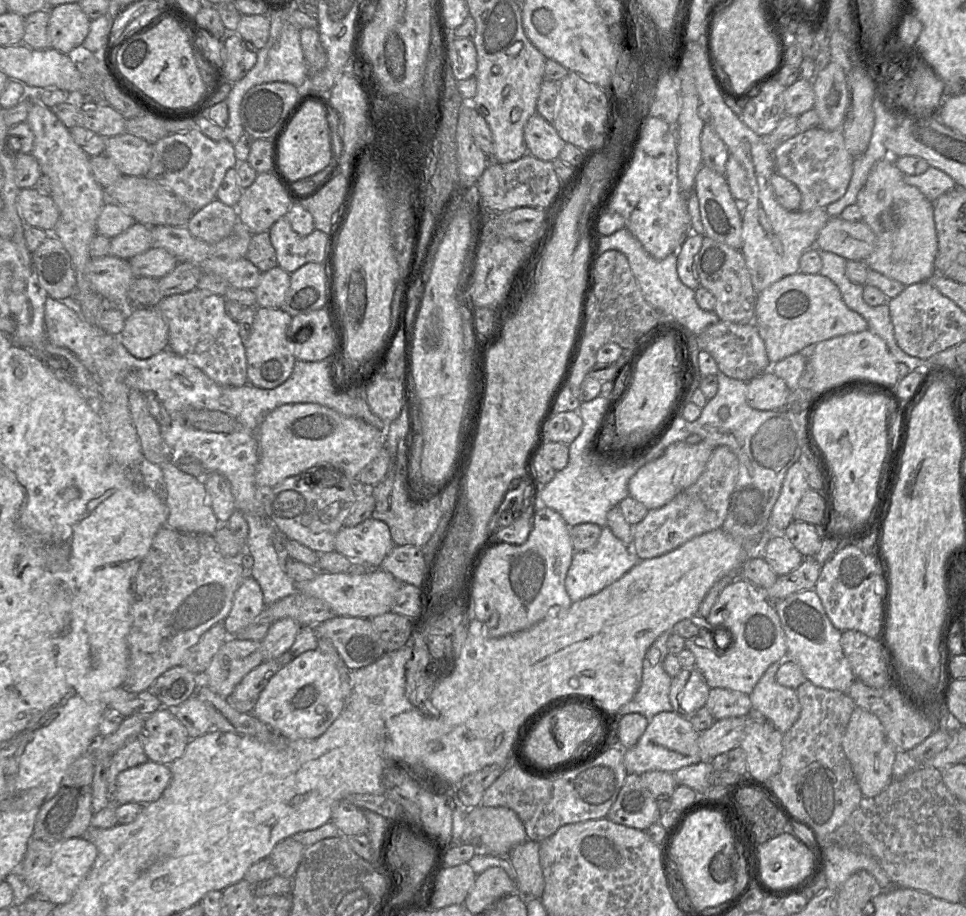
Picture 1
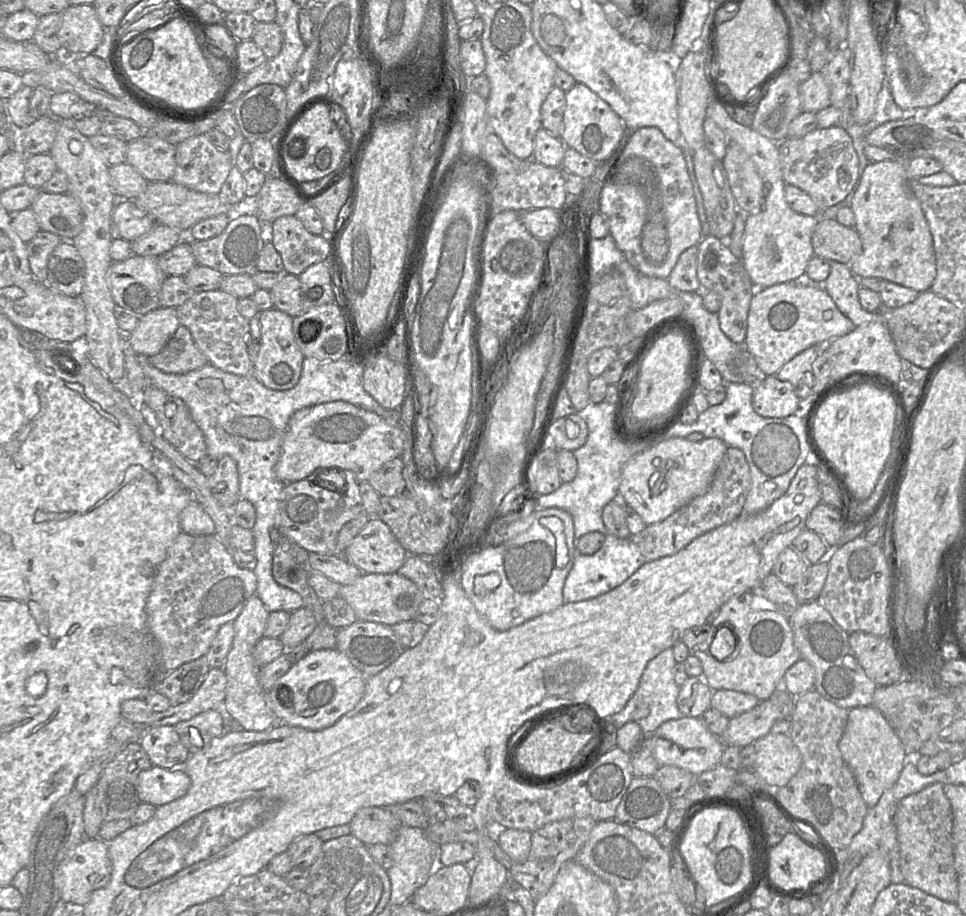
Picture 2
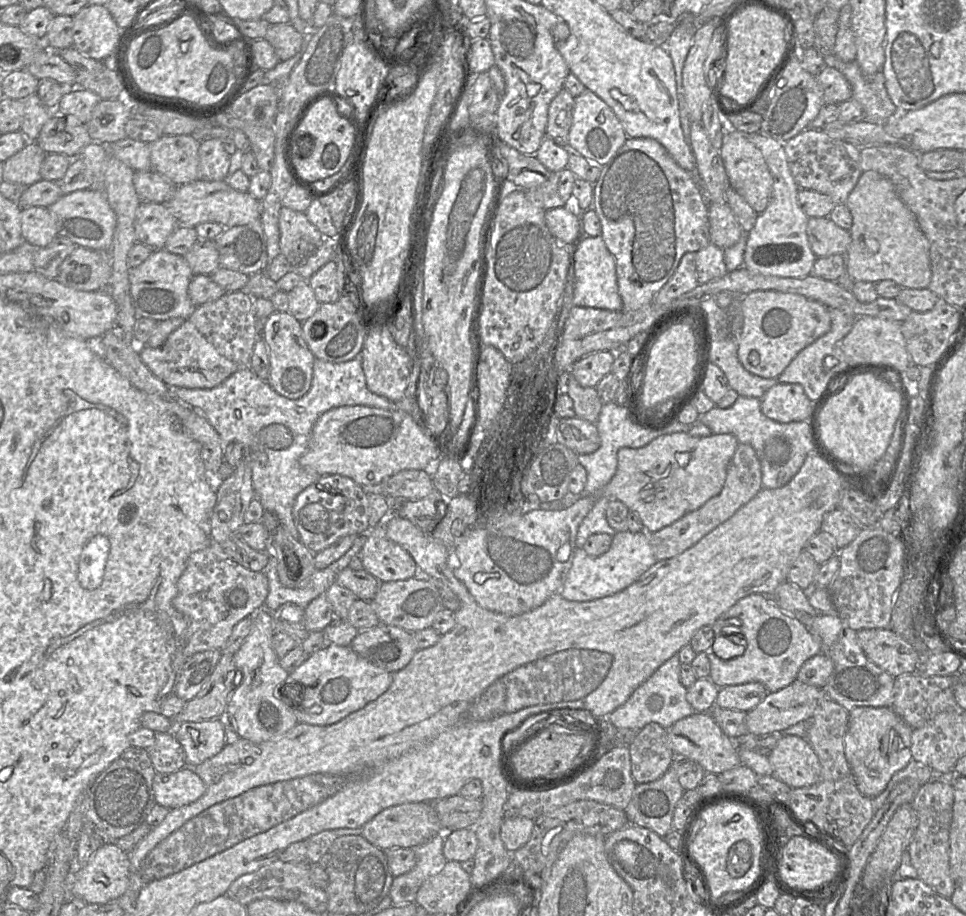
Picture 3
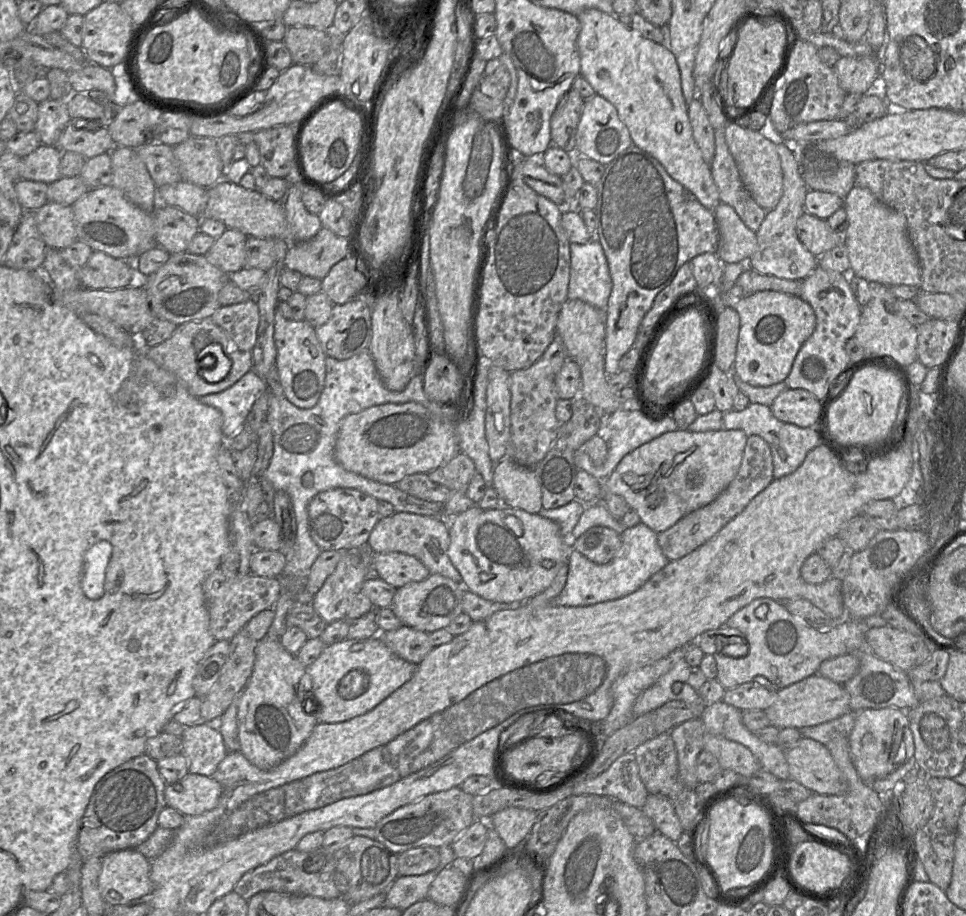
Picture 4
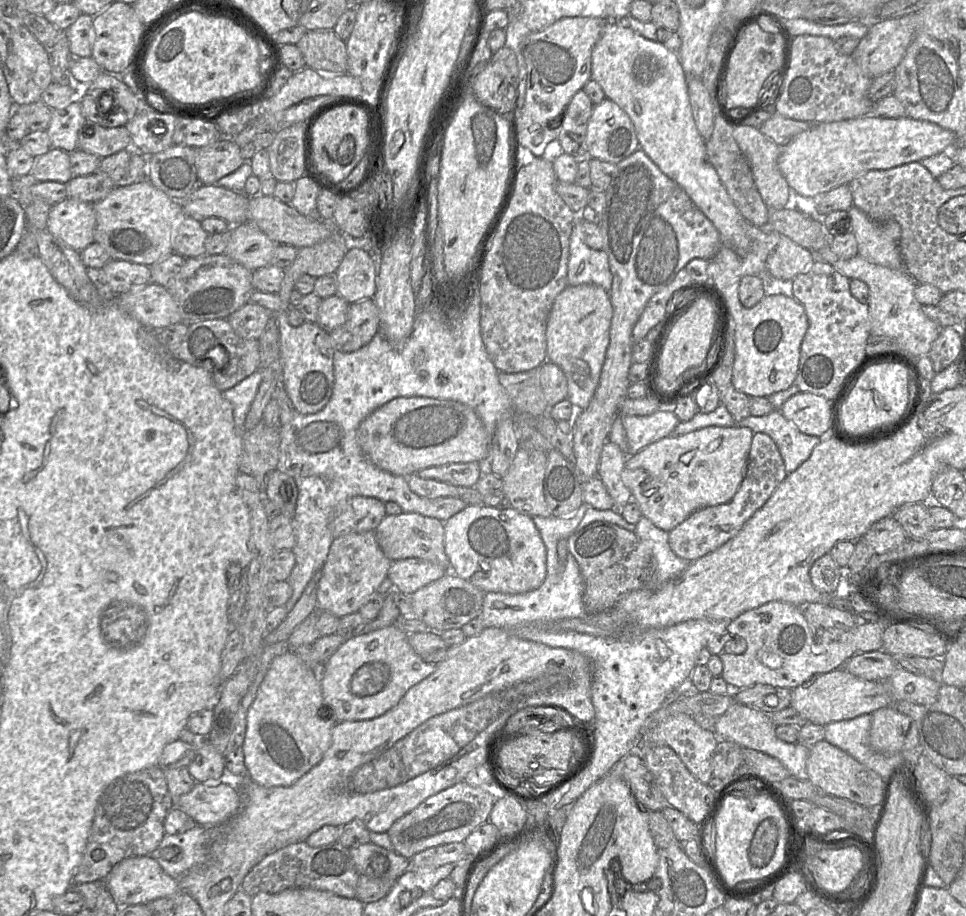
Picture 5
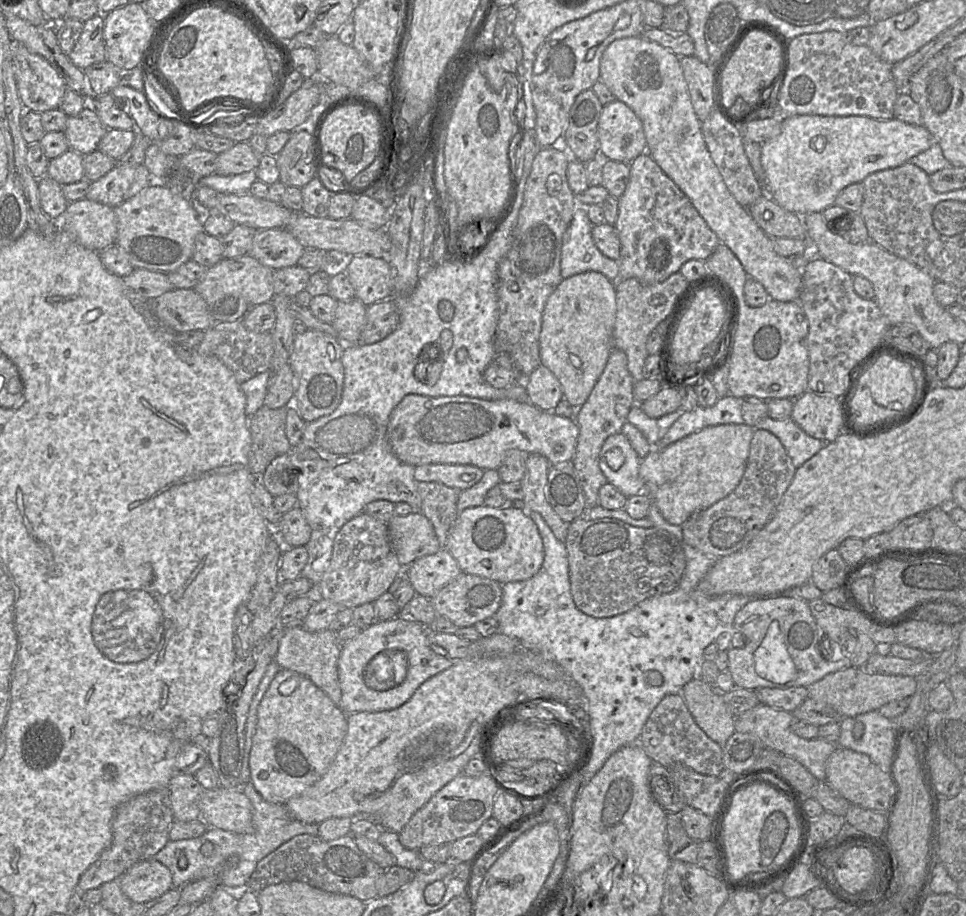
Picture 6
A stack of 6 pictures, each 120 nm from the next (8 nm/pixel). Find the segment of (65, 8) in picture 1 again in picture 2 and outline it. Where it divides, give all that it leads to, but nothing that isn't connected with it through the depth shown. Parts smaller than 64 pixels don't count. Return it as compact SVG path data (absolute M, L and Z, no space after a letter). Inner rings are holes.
M92 4L70 5L61 13L58 37L62 54L90 54L102 42L105 27Z

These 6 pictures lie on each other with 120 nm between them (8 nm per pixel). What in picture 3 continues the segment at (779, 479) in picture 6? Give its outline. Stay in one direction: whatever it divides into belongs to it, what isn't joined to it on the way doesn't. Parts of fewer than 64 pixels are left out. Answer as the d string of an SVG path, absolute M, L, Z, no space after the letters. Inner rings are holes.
M739 443L728 466L724 486L716 496L674 523L656 532L648 533L648 540L657 561L675 557L695 545L706 534L728 520L762 488L761 465L754 448L749 444Z

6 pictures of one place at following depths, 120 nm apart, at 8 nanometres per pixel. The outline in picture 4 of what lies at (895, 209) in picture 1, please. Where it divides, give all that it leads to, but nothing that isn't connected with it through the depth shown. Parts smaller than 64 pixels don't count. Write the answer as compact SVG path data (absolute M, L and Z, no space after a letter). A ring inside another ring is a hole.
M854 186L844 198L844 208L849 225L843 235L843 242L848 248L854 275L887 286L920 287L921 266L908 235L906 216L883 204L869 189L859 186Z

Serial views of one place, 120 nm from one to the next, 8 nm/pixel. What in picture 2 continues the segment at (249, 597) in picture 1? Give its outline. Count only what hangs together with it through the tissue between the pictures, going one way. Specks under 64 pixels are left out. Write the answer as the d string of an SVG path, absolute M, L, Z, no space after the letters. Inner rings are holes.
M257 594L249 598L241 613L233 621L235 636L224 663L227 677L224 710L247 731L264 731L279 724L276 715L267 705L265 690L258 679L262 666L258 666L253 657L254 647L264 635L269 613Z

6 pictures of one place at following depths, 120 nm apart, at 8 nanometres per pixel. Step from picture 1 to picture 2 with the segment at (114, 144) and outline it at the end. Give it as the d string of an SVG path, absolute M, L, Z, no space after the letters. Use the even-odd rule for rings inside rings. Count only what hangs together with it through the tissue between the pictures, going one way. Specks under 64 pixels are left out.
M154 135L128 142L126 163L149 182L171 181L176 167L176 145Z

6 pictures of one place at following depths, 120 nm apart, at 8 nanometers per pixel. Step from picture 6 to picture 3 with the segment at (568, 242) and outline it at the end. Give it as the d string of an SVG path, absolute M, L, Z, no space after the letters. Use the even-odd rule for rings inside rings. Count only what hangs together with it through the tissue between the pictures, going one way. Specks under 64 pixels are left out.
M582 236L571 247L571 259L574 269L573 305L606 310L622 310L615 260L605 245L602 236Z

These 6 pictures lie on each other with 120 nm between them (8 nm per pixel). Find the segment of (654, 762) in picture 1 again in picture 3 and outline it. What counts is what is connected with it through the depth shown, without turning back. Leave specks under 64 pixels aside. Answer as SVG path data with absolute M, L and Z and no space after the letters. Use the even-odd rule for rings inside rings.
M694 713L667 728L669 748L675 757L686 757L699 763L706 773L720 774L740 765L734 740L726 736L710 713Z

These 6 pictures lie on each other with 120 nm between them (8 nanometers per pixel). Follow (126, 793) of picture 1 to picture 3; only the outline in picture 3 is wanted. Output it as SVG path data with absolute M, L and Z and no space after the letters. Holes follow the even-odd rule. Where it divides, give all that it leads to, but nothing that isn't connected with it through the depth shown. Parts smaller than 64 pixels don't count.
M193 767L174 773L156 773L153 780L156 803L168 809L191 804L201 798L206 786Z

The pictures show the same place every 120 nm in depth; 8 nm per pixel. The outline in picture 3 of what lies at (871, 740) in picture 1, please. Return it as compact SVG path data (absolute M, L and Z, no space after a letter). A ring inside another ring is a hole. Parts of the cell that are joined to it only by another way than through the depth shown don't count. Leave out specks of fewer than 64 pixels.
M860 706L849 712L844 752L861 794L869 798L878 796L892 776L912 760L912 730L891 707Z

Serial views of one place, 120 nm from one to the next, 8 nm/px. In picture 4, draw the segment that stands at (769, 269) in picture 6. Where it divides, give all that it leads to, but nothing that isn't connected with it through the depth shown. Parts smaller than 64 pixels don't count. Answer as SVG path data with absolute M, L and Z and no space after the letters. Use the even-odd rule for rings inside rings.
M585 9L577 15L580 22L577 38L580 75L589 82L595 94L604 97L616 108L620 120L630 132L633 144L656 158L667 173L693 193L703 206L714 210L720 203L719 191L713 180L710 164L703 159L693 137L676 58L662 43L656 43L643 37L638 31L626 28L618 17L597 9Z

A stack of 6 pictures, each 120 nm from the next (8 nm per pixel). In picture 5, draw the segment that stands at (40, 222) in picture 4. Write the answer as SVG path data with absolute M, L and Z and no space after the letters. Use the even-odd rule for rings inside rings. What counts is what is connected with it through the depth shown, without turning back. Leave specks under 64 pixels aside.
M67 198L52 205L46 229L80 252L94 242L96 215L93 204Z

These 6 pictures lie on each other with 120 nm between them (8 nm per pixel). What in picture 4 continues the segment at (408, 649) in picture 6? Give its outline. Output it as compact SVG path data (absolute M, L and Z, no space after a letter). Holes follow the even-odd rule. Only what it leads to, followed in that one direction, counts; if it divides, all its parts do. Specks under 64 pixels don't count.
M376 635L367 639L345 639L324 648L321 655L306 667L311 695L302 702L309 715L315 714L320 723L344 722L372 710L413 676L418 664L395 654Z

